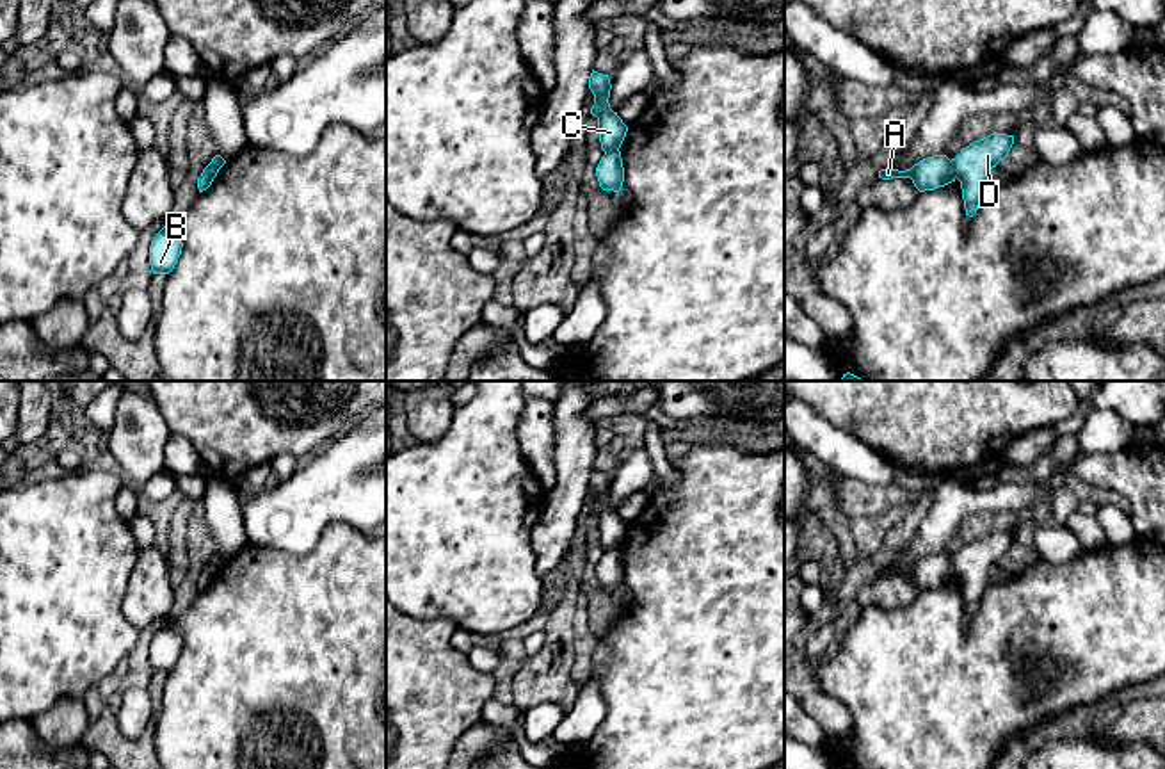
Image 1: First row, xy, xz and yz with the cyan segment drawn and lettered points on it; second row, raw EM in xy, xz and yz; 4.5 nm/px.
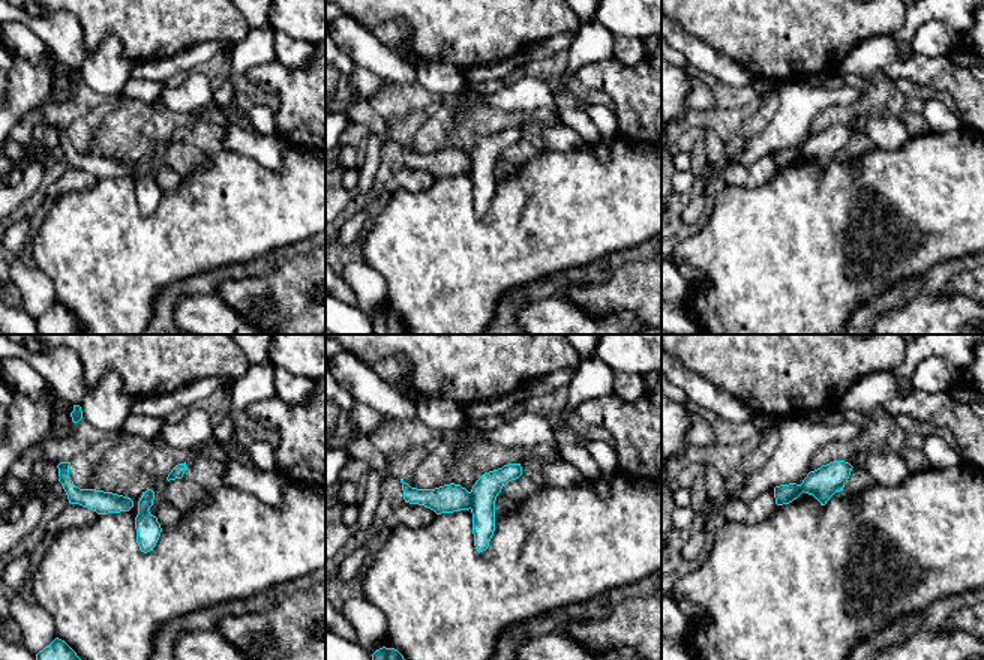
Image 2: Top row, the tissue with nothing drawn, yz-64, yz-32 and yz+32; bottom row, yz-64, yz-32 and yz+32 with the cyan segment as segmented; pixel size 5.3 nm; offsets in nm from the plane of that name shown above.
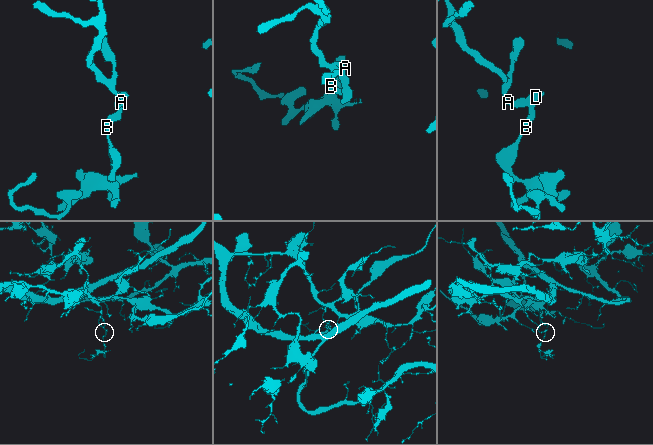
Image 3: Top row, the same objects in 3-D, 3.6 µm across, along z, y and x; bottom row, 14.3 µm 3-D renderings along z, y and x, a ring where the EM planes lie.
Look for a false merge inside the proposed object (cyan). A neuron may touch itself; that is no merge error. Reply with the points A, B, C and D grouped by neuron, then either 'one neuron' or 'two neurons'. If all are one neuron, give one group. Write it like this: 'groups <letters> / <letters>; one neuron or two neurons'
groups A C / B D; two neurons

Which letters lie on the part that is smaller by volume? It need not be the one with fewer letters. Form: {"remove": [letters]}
{"remove": ["B", "D"]}

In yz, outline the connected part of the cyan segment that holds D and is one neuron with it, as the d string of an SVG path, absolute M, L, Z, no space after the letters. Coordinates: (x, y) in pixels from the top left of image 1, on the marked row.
M991 134L962 148L952 158L952 167L960 182L966 215L973 217L976 214L991 169L1008 155L1012 144L1014 135Z

